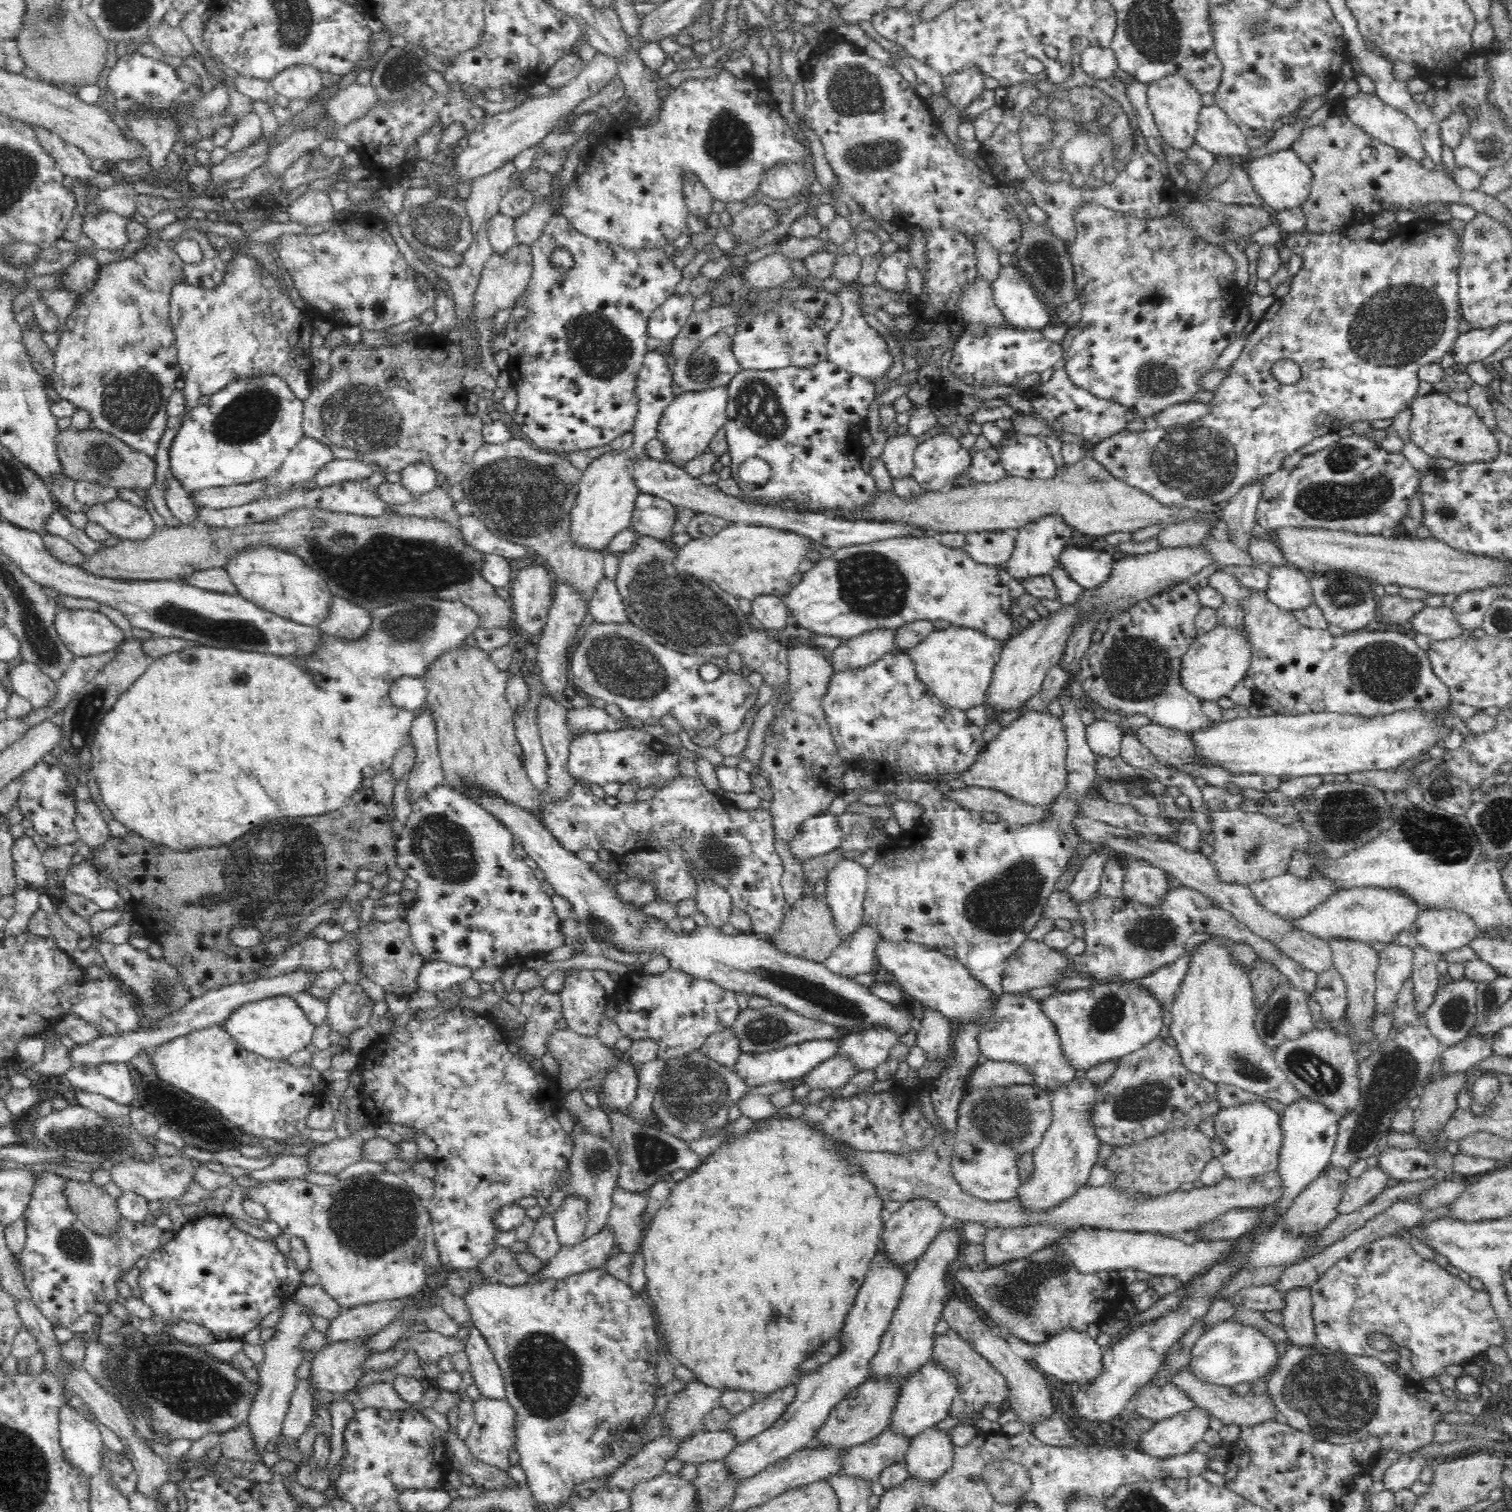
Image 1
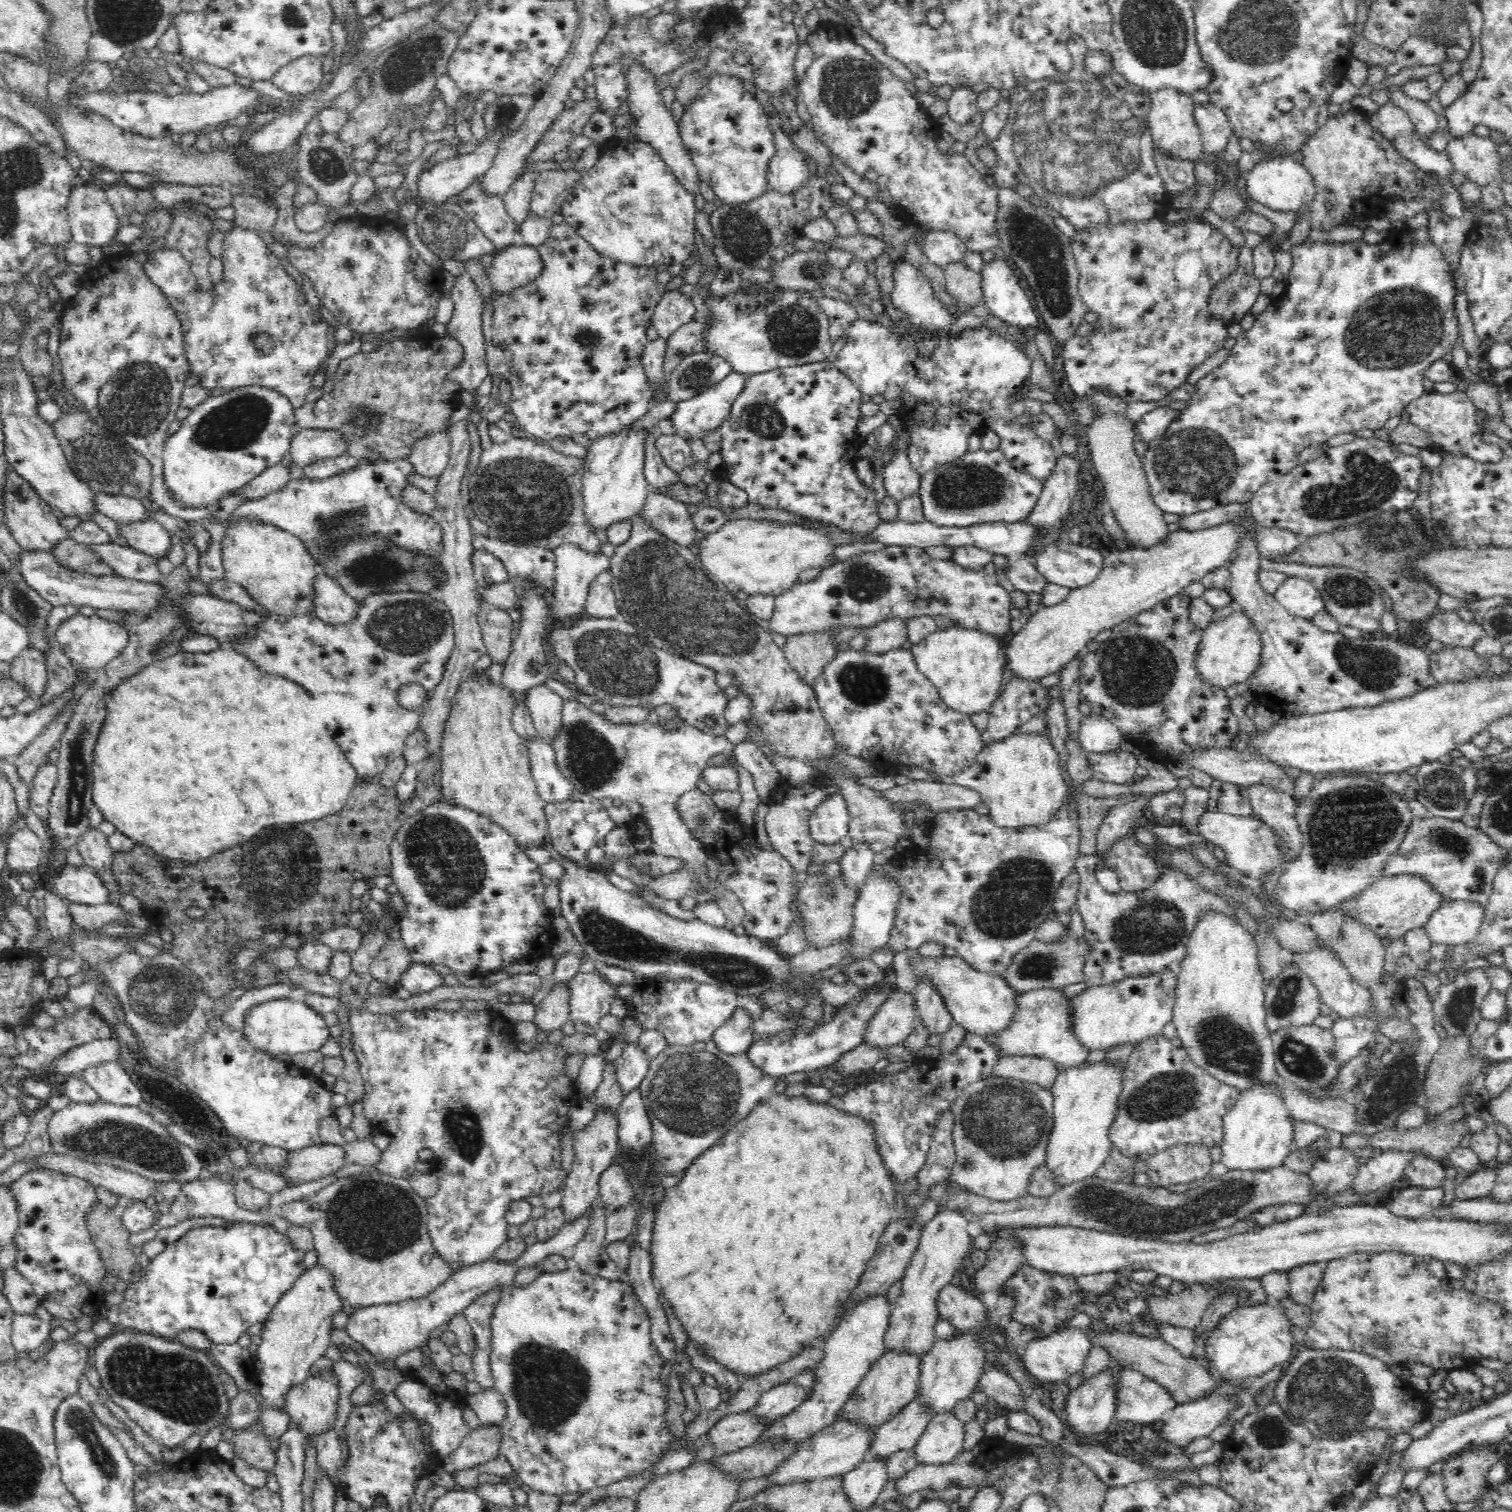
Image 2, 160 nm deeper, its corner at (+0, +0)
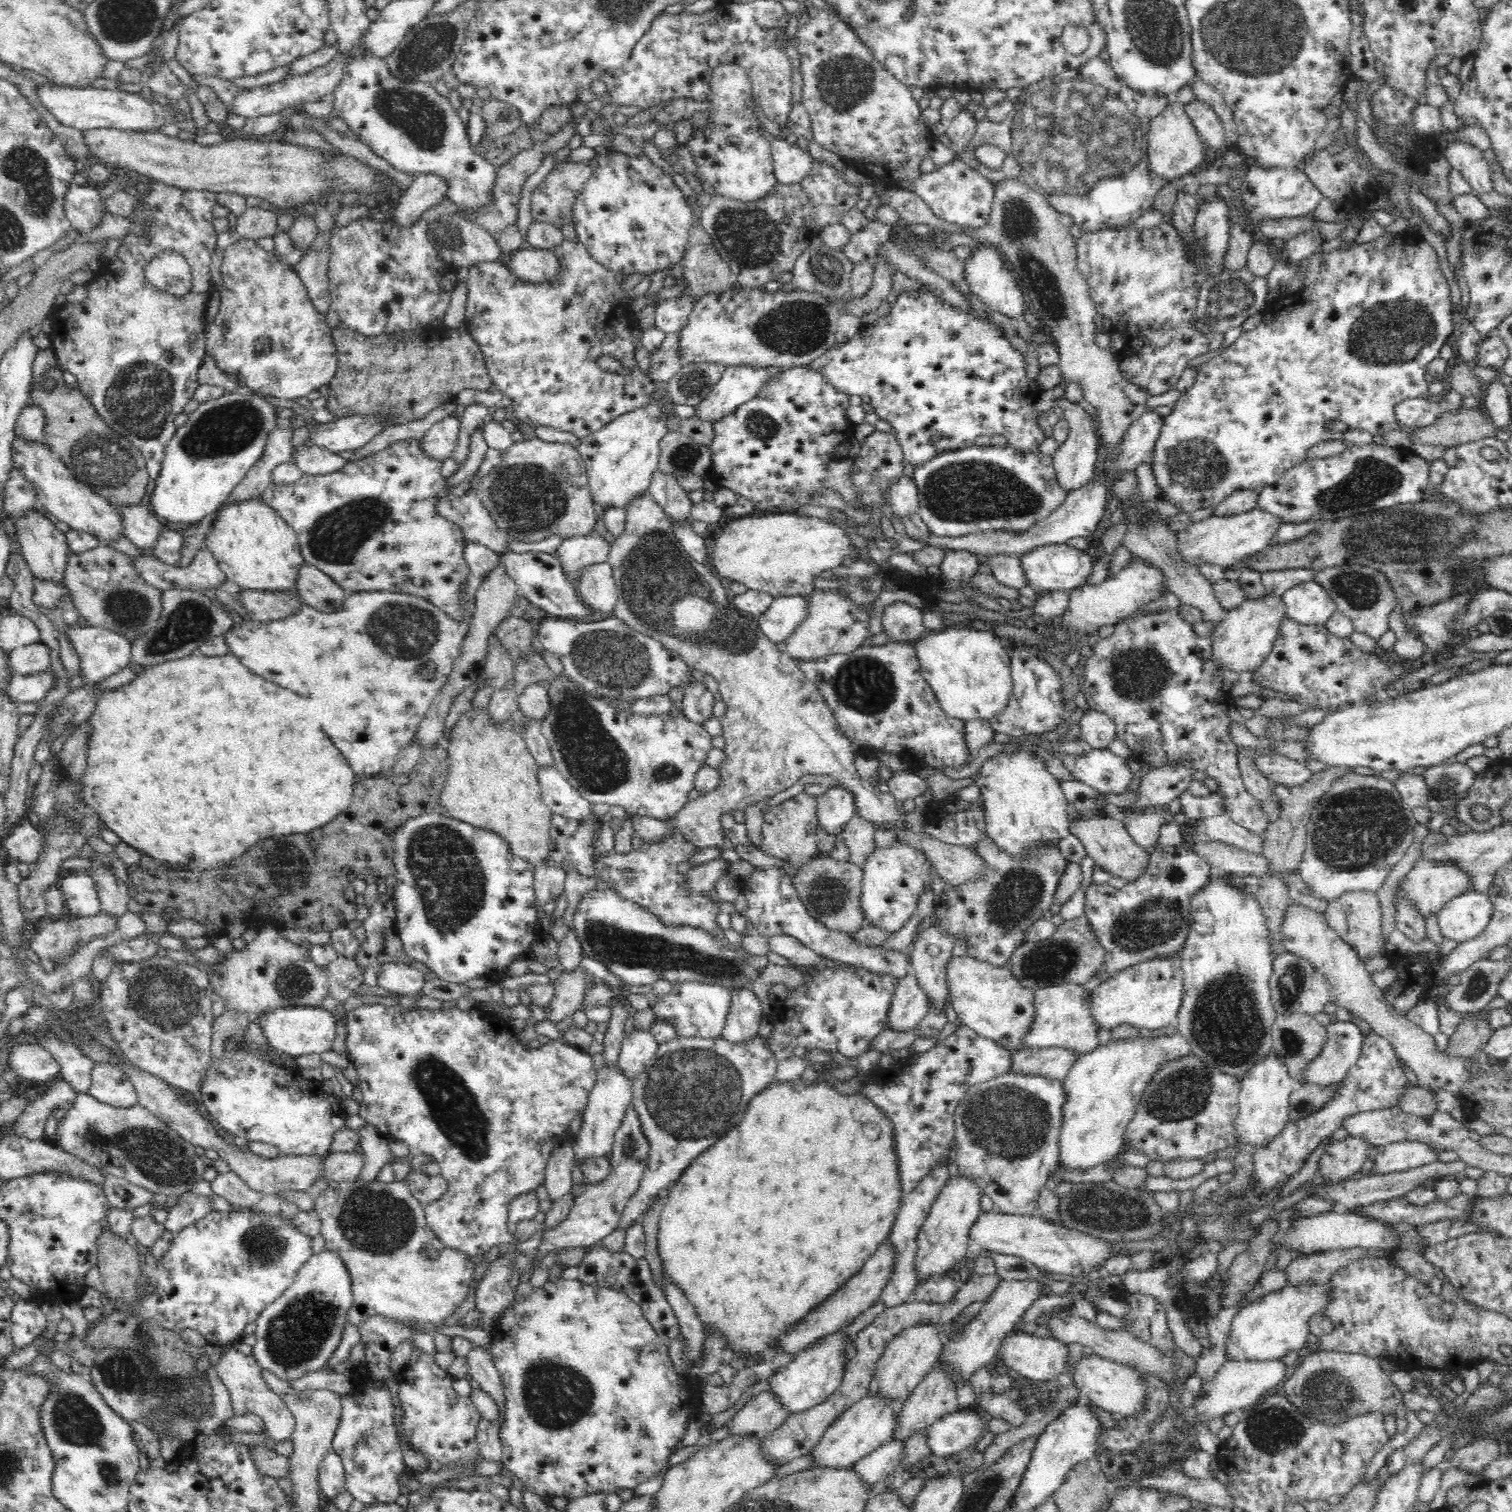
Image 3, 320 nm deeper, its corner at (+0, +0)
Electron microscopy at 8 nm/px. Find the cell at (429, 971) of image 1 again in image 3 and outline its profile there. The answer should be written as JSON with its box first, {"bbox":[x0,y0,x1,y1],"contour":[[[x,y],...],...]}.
{"bbox":[378,962,426,995],"contour":[[[385,962],[378,971],[380,986],[386,991],[407,995],[421,994],[426,980],[426,973],[414,966],[401,962]]]}

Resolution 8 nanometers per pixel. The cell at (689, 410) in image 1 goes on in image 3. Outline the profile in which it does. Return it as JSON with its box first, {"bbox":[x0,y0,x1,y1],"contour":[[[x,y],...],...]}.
{"bbox":[693,367,782,423],"contour":[[[727,367],[720,381],[708,392],[706,398],[695,406],[693,417],[702,422],[714,423],[732,414],[743,402],[756,398],[760,388],[780,370],[782,368]]]}

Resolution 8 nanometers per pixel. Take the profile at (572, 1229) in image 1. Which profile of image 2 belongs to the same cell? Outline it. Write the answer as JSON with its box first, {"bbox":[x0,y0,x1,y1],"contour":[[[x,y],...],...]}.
{"bbox":[560,1108,619,1223],"contour":[[[598,1108],[598,1114],[594,1120],[590,1121],[583,1130],[573,1131],[575,1158],[564,1182],[565,1189],[562,1191],[562,1204],[560,1204],[566,1223],[580,1221],[595,1206],[599,1196],[599,1180],[602,1172],[613,1164],[619,1145],[617,1130],[616,1116]]]}

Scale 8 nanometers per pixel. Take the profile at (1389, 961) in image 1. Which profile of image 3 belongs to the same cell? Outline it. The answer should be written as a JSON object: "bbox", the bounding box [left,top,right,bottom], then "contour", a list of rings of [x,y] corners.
{"bbox":[1305,1017,1364,1085],"contour":[[[1347,1017],[1325,1026],[1327,1040],[1322,1052],[1305,1070],[1306,1082],[1327,1085],[1342,1081],[1360,1058],[1364,1035]]]}

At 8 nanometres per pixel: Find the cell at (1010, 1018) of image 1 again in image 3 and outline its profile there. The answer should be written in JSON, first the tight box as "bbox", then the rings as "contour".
{"bbox":[1022,984,1099,1057],"contour":[[[1078,984],[1047,986],[1036,989],[1033,994],[1035,1015],[1030,1028],[1022,1038],[1026,1049],[1049,1049],[1056,1047],[1069,1050],[1078,1057],[1091,1053],[1099,1046],[1098,1032],[1090,1016],[1090,991]]]}

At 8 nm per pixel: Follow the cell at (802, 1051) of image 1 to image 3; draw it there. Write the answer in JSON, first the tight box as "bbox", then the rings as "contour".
{"bbox":[763,964,898,1062],"contour":[[[849,964],[835,969],[814,965],[814,971],[814,976],[806,974],[804,986],[789,990],[786,1000],[777,1001],[768,1017],[772,1036],[763,1041],[775,1062],[788,1058],[804,1060],[812,1050],[857,1058],[869,1050],[872,1040],[885,1028],[898,978]]]}

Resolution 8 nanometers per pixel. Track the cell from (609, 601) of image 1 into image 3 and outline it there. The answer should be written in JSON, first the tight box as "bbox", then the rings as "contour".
{"bbox":[576,562,618,614],"contour":[[[600,562],[600,564],[588,566],[582,574],[582,580],[576,591],[583,603],[591,610],[612,614],[618,595],[610,563]]]}

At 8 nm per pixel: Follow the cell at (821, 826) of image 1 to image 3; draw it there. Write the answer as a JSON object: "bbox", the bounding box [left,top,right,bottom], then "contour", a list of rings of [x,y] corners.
{"bbox":[816,785,855,837],"contour":[[[832,785],[829,792],[817,798],[816,816],[819,828],[830,836],[840,837],[855,815],[854,797],[846,789]]]}

